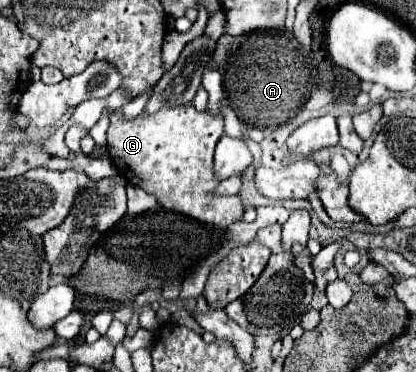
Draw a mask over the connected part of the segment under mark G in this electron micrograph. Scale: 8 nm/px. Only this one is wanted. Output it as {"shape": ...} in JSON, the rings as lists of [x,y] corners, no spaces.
{"shape":[[[163,105],[157,113],[141,113],[135,119],[127,119],[117,111],[109,113],[109,129],[107,129],[107,151],[117,167],[117,173],[125,177],[129,183],[145,189],[147,193],[155,195],[159,205],[215,229],[225,229],[227,225],[241,221],[243,205],[237,195],[217,195],[215,189],[219,187],[219,177],[213,171],[213,153],[219,137],[223,135],[223,115],[215,117],[209,109],[197,111],[193,105]]]}

